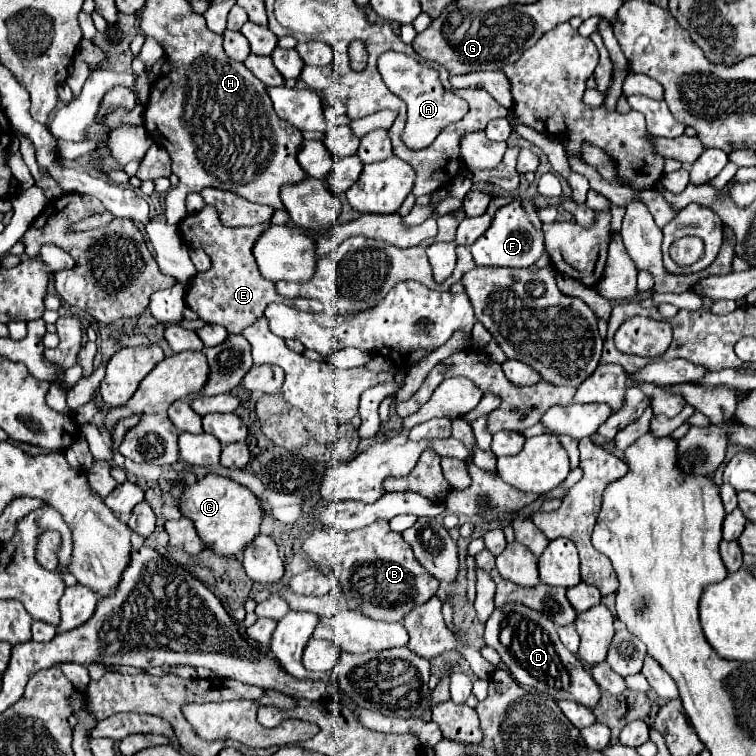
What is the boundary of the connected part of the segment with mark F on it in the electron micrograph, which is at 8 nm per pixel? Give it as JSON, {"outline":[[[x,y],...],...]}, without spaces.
{"outline":[[[515,199],[513,203],[501,207],[485,235],[471,245],[471,255],[477,267],[531,267],[543,253],[545,247],[541,221],[529,199]]]}

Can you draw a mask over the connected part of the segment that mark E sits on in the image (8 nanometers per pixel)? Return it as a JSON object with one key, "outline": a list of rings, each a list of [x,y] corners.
{"outline":[[[205,205],[201,213],[191,215],[185,219],[187,225],[181,225],[181,239],[189,241],[189,247],[203,249],[209,253],[211,269],[197,273],[187,289],[185,303],[189,309],[193,309],[201,321],[205,323],[217,323],[225,327],[229,333],[241,333],[249,323],[257,321],[263,313],[263,309],[269,303],[285,303],[293,309],[307,311],[307,313],[321,313],[323,303],[319,299],[285,299],[277,293],[275,283],[269,279],[263,279],[257,271],[257,263],[253,259],[253,243],[261,235],[261,231],[267,225],[253,225],[253,227],[223,227],[219,221],[219,215],[215,207]]]}

